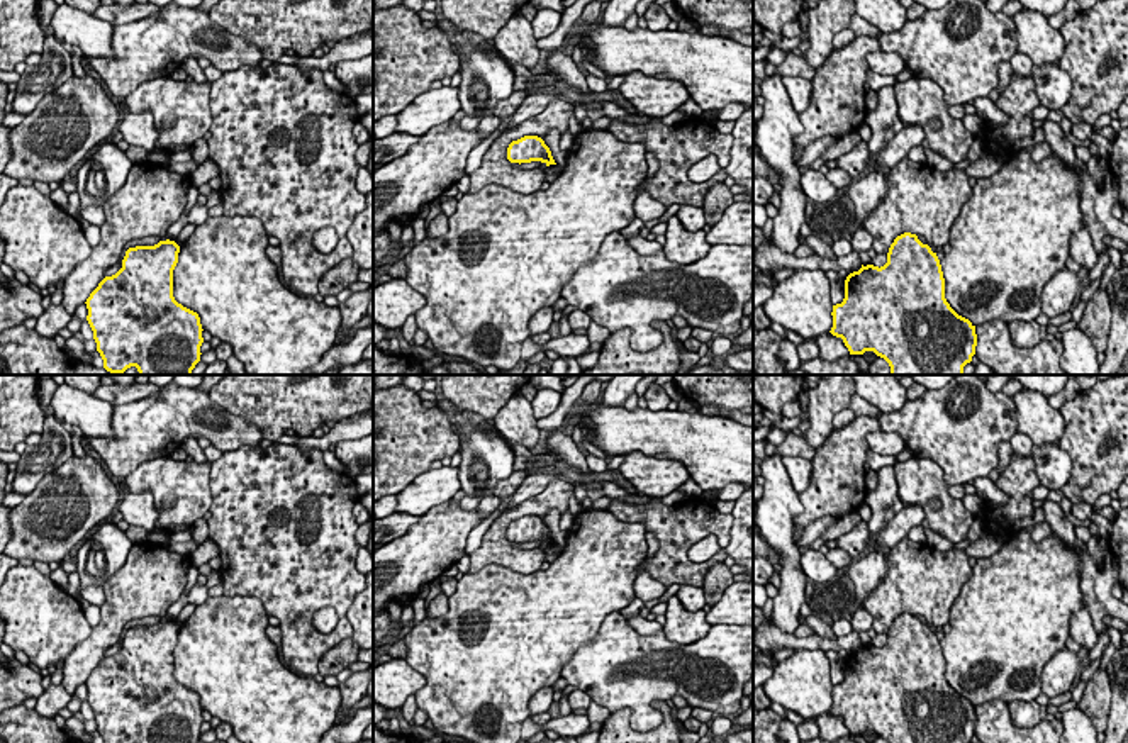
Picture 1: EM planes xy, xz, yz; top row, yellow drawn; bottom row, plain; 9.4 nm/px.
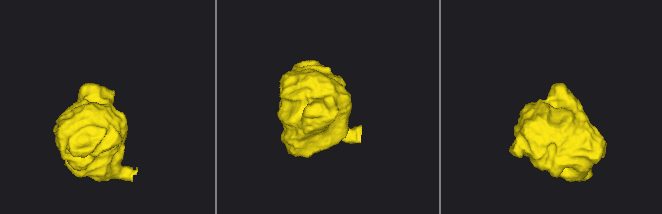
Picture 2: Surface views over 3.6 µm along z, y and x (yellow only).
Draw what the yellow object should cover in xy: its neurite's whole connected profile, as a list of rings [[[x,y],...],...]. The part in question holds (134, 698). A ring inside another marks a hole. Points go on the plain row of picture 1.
[[[159,621],[126,631],[122,648],[87,679],[103,743],[198,743],[202,704],[173,677],[180,626]]]

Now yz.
[[[911,612],[894,619],[884,646],[862,645],[846,656],[845,679],[831,696],[829,712],[843,719],[850,735],[874,731],[887,743],[970,743],[975,735],[975,706],[950,687],[936,633]]]

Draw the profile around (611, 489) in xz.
[[[600,480],[599,483],[609,499],[621,499],[628,504],[646,504],[651,499],[655,499],[655,497],[641,495],[641,494],[631,495],[628,490],[619,489],[614,482]]]

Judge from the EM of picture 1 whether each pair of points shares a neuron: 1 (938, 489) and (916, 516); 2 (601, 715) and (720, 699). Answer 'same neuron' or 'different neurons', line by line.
1: different neurons
2: different neurons

